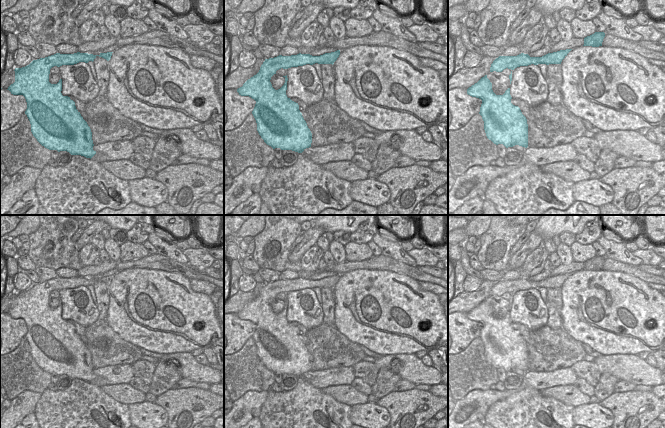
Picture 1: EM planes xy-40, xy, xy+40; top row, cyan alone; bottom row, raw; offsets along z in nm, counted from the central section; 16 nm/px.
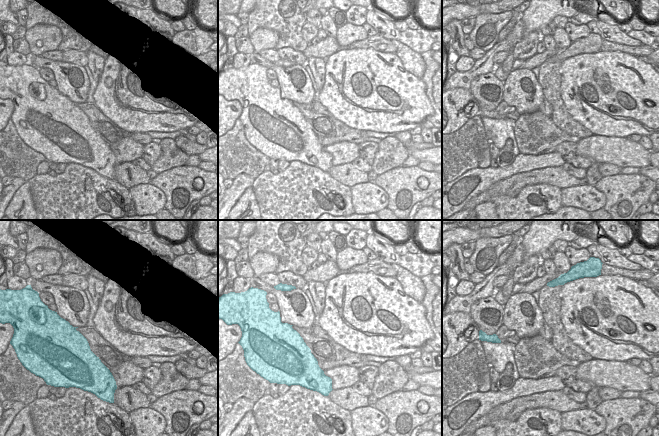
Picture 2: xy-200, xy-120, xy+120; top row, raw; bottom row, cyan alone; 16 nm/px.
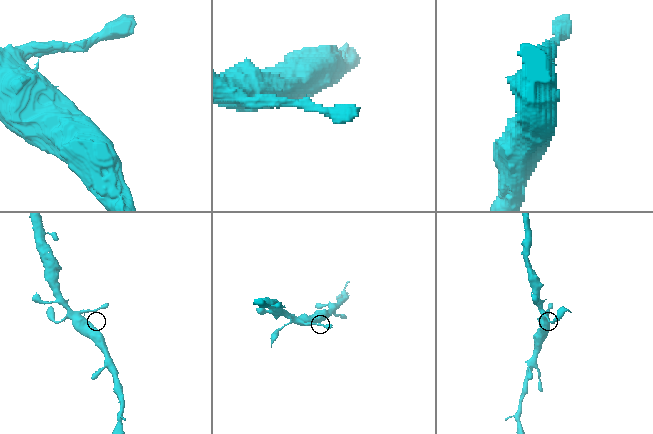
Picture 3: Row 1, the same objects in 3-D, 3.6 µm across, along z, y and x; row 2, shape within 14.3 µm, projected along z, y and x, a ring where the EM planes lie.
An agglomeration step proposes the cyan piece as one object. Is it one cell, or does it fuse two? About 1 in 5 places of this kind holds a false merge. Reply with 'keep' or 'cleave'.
keep

